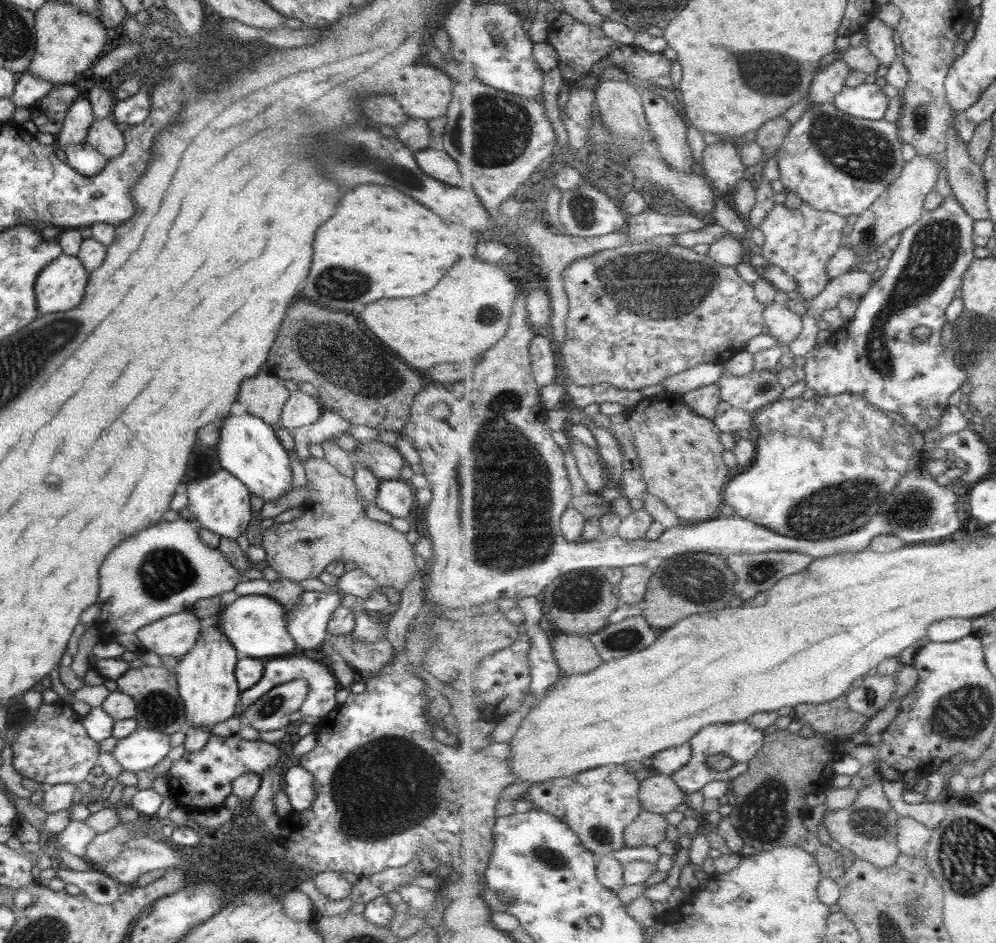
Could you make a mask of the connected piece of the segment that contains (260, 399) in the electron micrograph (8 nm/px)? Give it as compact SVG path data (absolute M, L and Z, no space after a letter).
M259 373L242 380L236 402L245 406L247 413L274 425L280 419L282 406L290 392L274 376Z

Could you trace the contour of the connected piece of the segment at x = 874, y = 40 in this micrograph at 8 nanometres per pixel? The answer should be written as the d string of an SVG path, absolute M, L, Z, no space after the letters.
M875 16L866 27L865 33L867 34L867 46L869 51L883 66L891 66L897 56L897 48L895 48L895 40L893 34L897 33L894 28L885 24L878 16Z

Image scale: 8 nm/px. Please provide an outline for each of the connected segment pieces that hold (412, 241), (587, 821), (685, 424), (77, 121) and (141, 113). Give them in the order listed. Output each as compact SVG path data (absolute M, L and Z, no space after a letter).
M361 184L345 194L339 200L337 212L321 228L317 228L313 240L313 260L301 294L327 311L353 312L351 316L357 316L357 312L361 312L371 300L407 298L427 292L441 276L445 276L447 268L459 260L459 254L465 254L465 250L471 250L473 254L475 244L477 240L457 240L449 226L409 196L387 190L381 194L379 184Z
M609 765L579 772L569 778L555 778L533 785L529 788L526 797L535 807L553 813L559 820L565 821L579 836L581 842L595 854L613 854L616 850L626 846L624 839L625 829L642 812L640 788L641 781L623 765Z
M674 391L643 397L629 411L628 423L634 432L636 453L648 484L647 492L672 508L683 526L701 524L713 518L723 506L723 490L730 481L729 468L723 460L726 450L717 421L709 420L685 405L683 395Z
M79 94L67 107L61 123L61 130L56 136L56 146L63 150L64 146L83 143L87 129L93 119L93 111L88 98Z
M140 85L136 94L114 103L112 111L110 112L110 119L116 124L141 124L141 121L150 111L149 97L150 94L147 92L145 85Z

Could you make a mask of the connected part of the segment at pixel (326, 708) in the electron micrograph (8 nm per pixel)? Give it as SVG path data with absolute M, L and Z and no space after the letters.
M306 654L300 657L283 656L264 660L263 670L259 680L253 684L251 688L240 691L239 710L244 709L257 697L263 696L270 688L276 687L279 684L291 682L297 678L302 678L306 682L306 695L299 708L302 716L319 716L325 718L325 715L331 712L337 704L335 702L335 690L337 690L337 686L335 686L336 680L328 667L318 660L309 659L309 656Z

